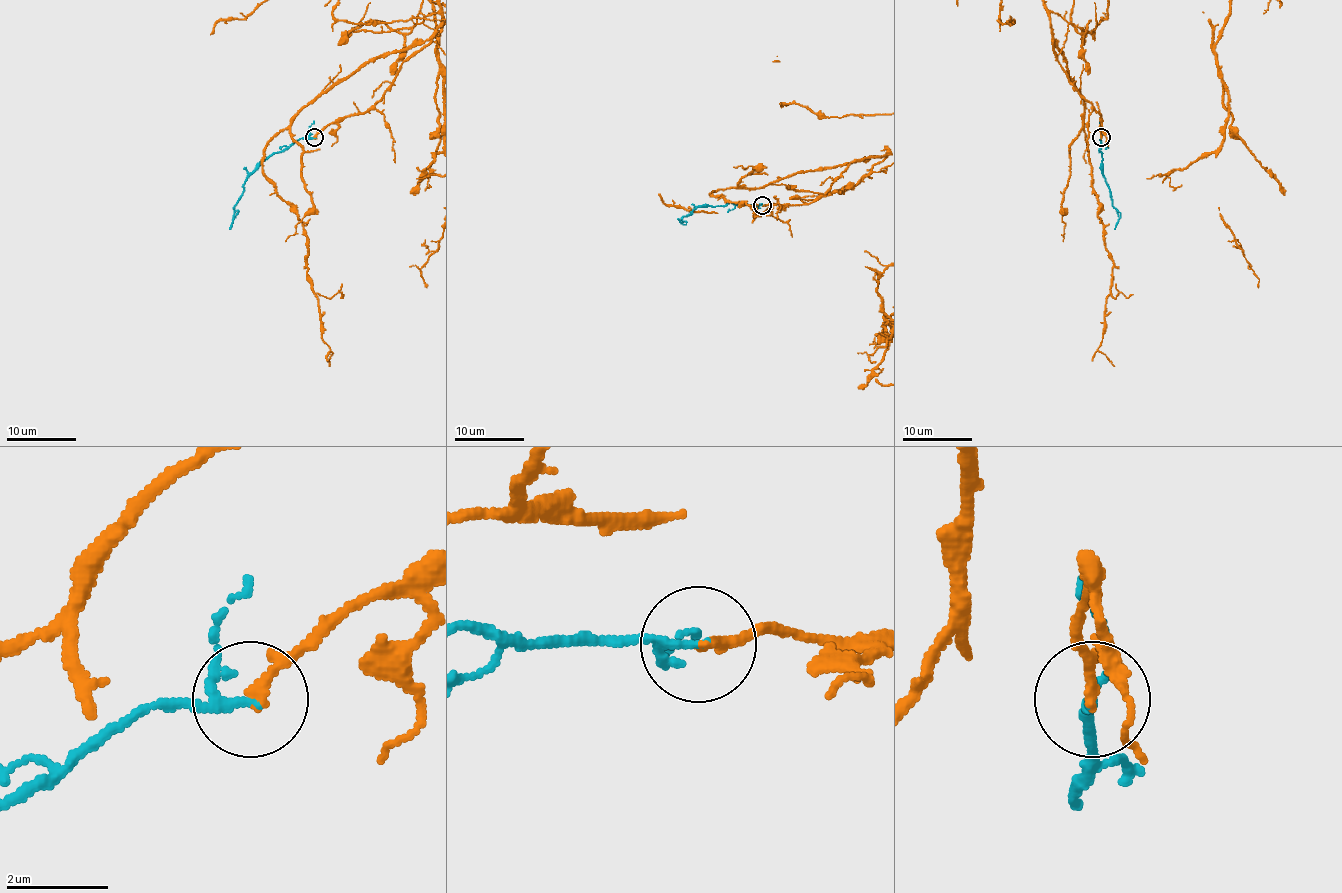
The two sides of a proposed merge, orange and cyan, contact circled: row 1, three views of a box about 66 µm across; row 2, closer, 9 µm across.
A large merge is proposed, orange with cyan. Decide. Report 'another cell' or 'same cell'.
same cell

